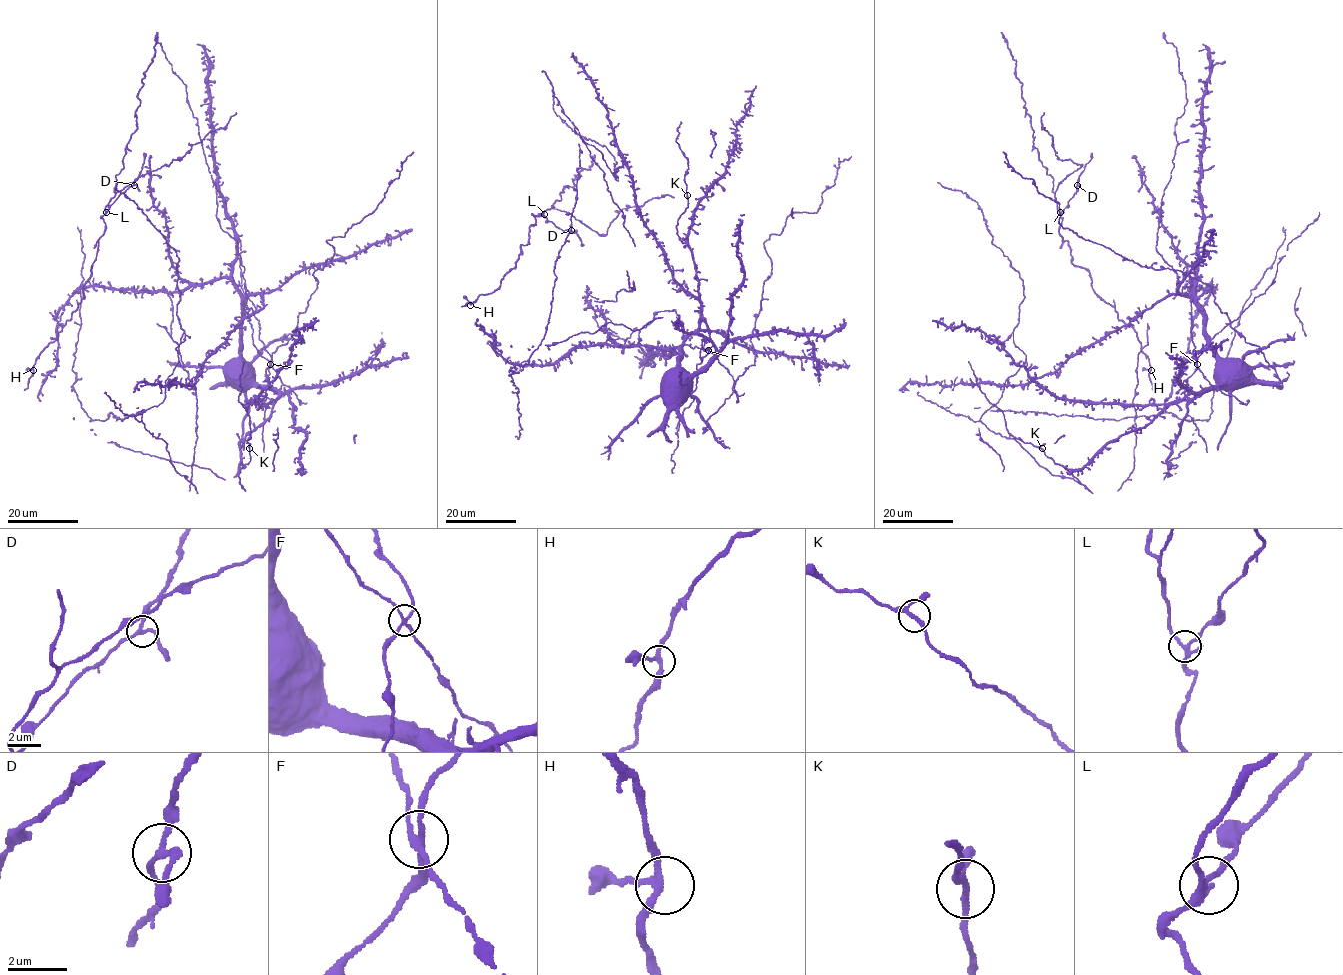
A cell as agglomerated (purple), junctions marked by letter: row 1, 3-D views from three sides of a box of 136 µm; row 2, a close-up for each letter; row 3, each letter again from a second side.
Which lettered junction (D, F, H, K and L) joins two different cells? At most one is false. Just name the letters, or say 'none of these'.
none of these

